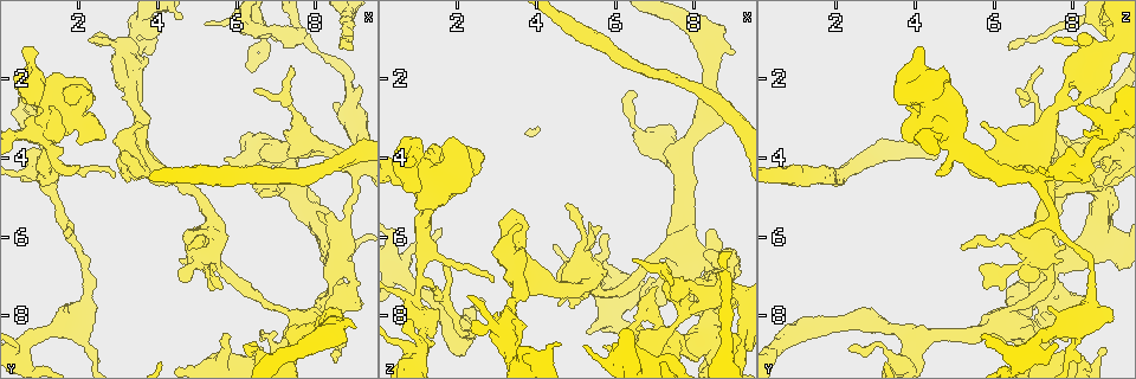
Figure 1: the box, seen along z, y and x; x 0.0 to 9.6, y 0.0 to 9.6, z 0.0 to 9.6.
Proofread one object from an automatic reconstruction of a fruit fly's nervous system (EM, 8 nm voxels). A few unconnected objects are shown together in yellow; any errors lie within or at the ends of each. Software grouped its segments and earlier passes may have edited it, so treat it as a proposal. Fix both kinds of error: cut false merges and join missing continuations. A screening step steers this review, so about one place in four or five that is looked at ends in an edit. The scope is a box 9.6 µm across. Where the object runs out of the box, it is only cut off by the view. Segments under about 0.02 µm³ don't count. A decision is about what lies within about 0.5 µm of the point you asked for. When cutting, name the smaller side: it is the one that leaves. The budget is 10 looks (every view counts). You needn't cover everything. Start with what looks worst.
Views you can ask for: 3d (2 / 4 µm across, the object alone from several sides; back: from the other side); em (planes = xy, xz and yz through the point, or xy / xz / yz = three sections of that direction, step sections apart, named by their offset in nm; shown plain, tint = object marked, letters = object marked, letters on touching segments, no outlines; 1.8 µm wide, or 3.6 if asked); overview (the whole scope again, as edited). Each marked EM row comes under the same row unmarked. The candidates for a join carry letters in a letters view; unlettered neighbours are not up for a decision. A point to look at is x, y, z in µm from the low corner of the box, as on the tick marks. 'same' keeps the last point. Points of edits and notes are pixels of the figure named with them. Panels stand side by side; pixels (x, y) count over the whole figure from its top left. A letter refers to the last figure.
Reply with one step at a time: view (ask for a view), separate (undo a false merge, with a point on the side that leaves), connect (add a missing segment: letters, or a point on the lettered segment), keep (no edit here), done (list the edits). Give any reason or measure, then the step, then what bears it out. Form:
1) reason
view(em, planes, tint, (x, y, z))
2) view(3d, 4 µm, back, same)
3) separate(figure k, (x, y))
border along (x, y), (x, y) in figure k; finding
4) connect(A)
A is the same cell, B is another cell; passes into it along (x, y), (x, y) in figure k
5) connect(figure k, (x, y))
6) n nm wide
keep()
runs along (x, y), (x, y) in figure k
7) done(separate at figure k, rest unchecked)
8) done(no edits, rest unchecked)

four-way junction
view(em, 3.6 µm, planes, letters, (0.85, 4.40, 7.70))

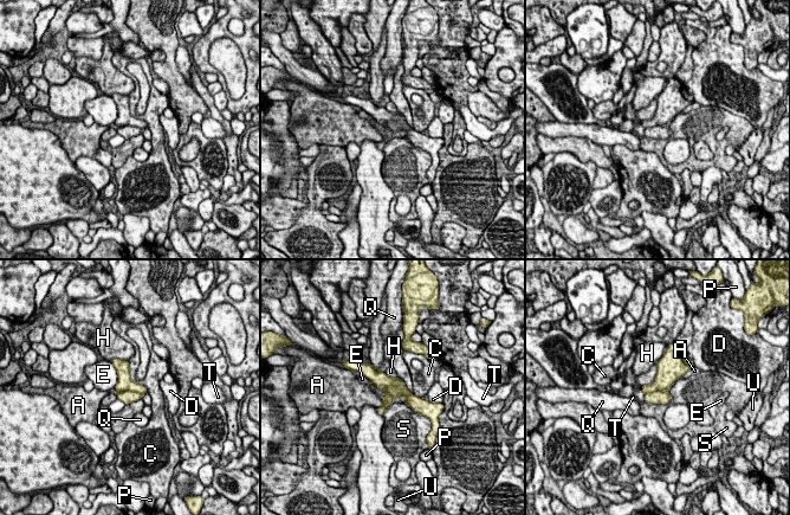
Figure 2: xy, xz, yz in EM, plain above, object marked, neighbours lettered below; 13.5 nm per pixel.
S touches over 380 nm
separate(figure 2, (124, 382))
A, C, D, E, H, P, Q, S, T and U are other cells; border along (118, 391), (136, 391), (142, 394) in figure 2; a second neuron is stuck on

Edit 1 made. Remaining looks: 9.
thin end
view(em, planes, letters, (8.95, 1.20, 6.45))

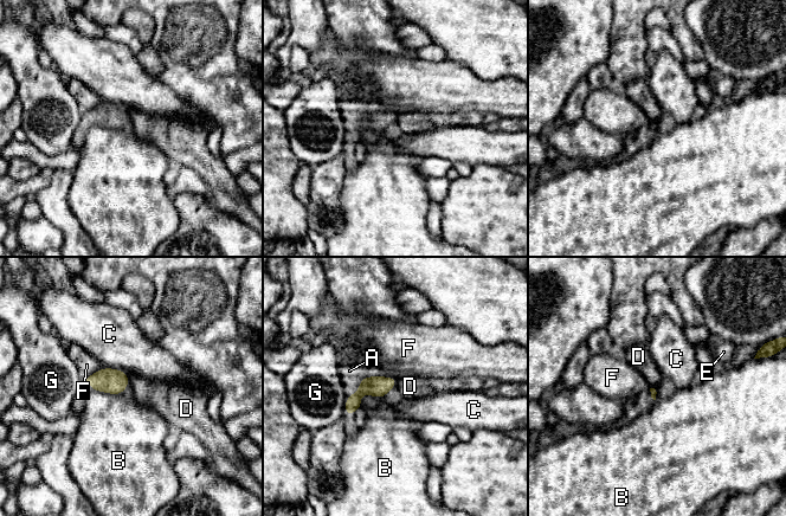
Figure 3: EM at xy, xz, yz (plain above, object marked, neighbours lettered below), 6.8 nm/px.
connect(A)
A is the same cell, B, C, D, E, F and G are other cells; passes into it along (378, 386), (366, 378), (349, 371) in figure 3; it goes on there

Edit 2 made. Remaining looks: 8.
calibre changes
view(3d, 4 µm, back, (3.50, 0.85, 9.10))

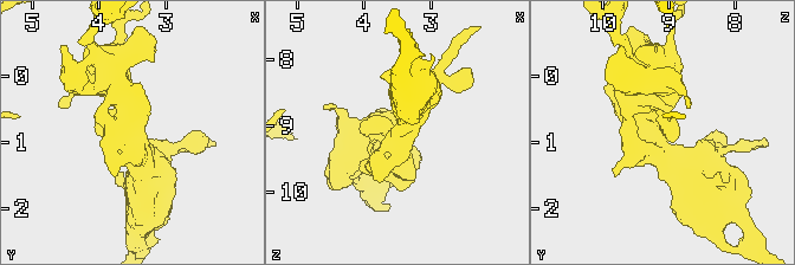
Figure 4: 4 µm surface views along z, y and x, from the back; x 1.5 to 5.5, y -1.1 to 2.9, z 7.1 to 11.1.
now the EM
view(em, planes, letters, (3.45, 0.85, 9.20))

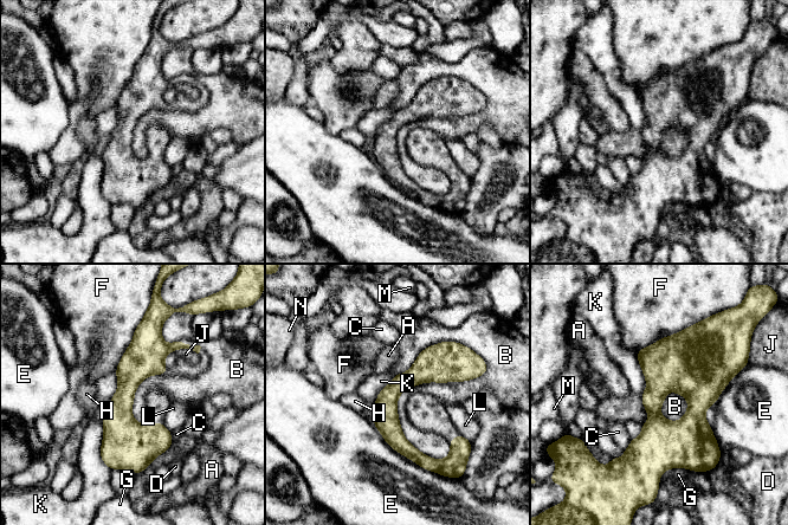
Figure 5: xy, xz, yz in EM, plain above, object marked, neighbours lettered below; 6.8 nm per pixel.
keep()
A, B, C, D, E, F, G, H, J, K, L, M and N are other cells; runs along (146, 326), (123, 399), (139, 467) in figure 5; continuous, no second neuron

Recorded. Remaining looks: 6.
abrupt turn
view(3d, 4 µm, (8.50, 7.40, 7.30))

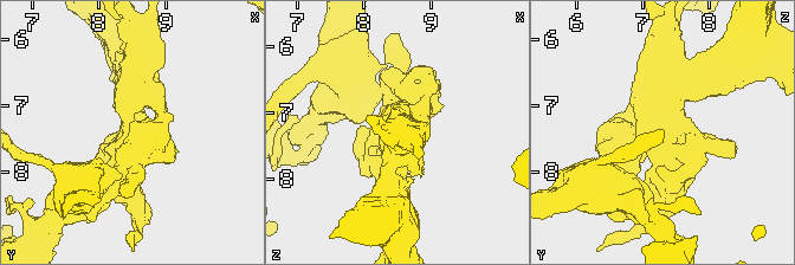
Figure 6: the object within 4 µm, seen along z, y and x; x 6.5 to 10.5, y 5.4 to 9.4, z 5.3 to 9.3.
need the tissue
view(em, 3.6 µm, planes, letters, (8.50, 7.40, 7.30))

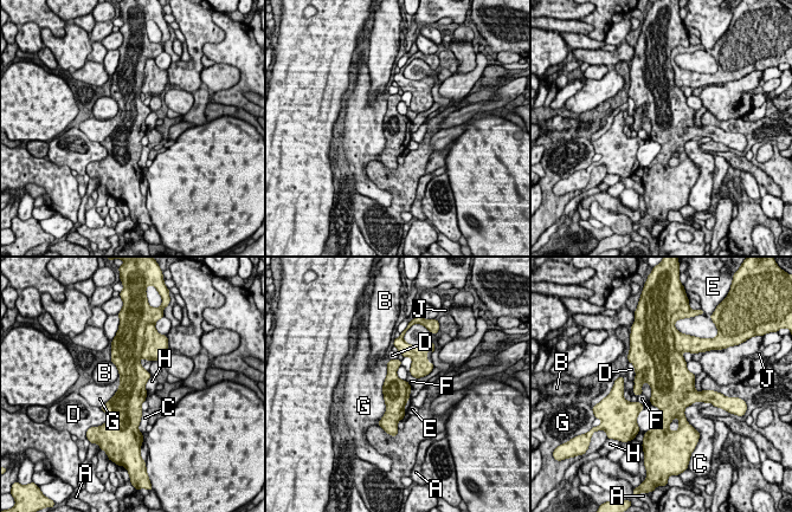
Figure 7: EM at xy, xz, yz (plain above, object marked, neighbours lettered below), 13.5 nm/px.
360 nm wide
separate(figure 7, (127, 345))
A, B, C, D, E, F, G, H and J are other cells; border along (142, 349), (141, 357) in figure 7; two neurons meet here

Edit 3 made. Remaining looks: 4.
done(separate at figure 2, connect at figure 3, separate at figure 7, rest unchecked)

